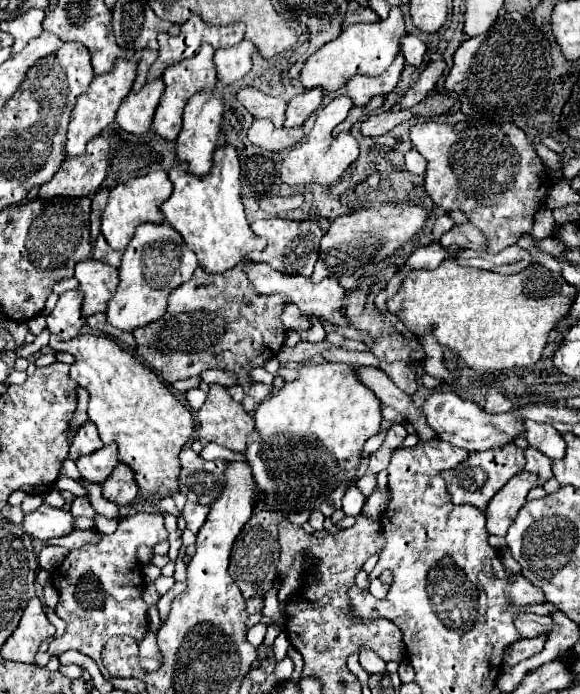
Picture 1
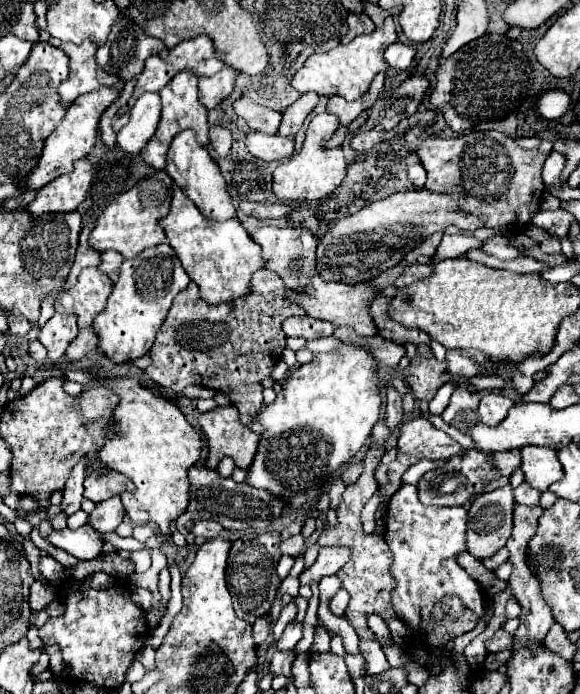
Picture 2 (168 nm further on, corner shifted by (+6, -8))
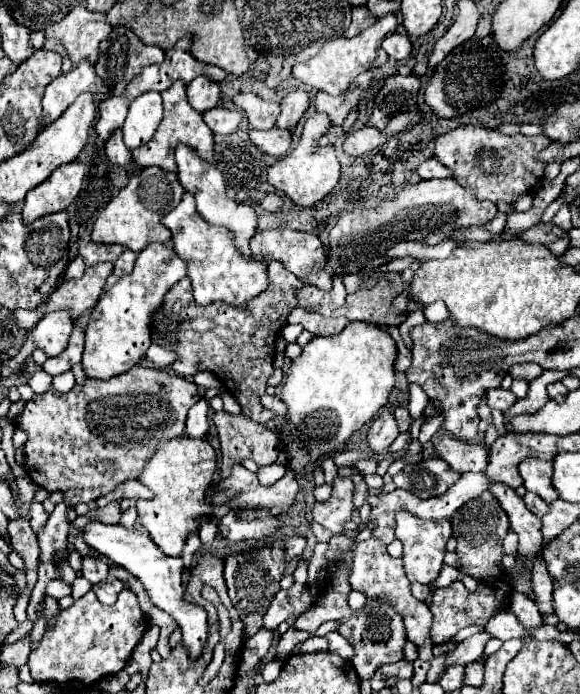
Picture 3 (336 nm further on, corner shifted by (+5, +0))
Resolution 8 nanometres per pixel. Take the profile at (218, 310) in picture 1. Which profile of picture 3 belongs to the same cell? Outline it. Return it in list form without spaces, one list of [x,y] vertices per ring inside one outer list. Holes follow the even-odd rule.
[[[269,263],[269,287],[247,301],[245,305],[233,307],[223,301],[211,305],[197,305],[191,293],[191,279],[183,277],[177,281],[169,293],[165,295],[163,309],[171,319],[181,319],[177,329],[177,343],[169,343],[161,335],[153,335],[153,341],[161,347],[173,349],[179,355],[179,361],[169,367],[171,373],[179,377],[193,377],[197,371],[211,371],[219,377],[223,387],[241,403],[243,415],[255,423],[267,423],[275,417],[273,411],[261,405],[261,395],[267,389],[267,379],[273,375],[273,355],[275,355],[275,339],[281,331],[281,325],[287,321],[287,315],[295,309],[291,305],[299,305],[309,311],[317,311],[323,317],[331,317],[337,307],[345,301],[345,287],[341,279],[333,281],[331,291],[321,291],[313,285],[299,281],[293,273],[277,265]]]

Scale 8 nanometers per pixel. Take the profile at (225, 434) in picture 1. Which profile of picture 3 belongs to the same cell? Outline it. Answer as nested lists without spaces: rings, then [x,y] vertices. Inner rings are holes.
[[[217,411],[213,415],[213,423],[217,427],[219,433],[219,441],[221,441],[221,477],[229,477],[231,469],[235,463],[245,461],[245,459],[253,459],[259,465],[273,465],[281,453],[281,443],[275,431],[267,429],[261,423],[249,421],[243,415],[231,415],[227,411]]]

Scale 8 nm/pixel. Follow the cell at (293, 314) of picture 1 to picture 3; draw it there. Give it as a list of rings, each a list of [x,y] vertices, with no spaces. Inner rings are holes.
[[[293,309],[287,317],[289,323],[303,325],[313,335],[337,335],[349,321],[347,317],[323,317],[319,313],[311,313],[307,309]]]

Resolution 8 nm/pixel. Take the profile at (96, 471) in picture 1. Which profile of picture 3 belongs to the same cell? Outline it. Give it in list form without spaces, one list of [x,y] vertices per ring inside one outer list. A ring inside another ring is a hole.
[[[125,481],[125,483],[117,485],[115,491],[107,493],[107,497],[101,497],[101,501],[97,501],[97,505],[105,507],[107,503],[121,501],[125,497],[131,497],[131,499],[153,499],[153,493],[139,481]]]

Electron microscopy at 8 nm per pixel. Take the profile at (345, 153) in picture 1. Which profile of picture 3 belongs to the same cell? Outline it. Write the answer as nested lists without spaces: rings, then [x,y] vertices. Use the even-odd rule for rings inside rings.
[[[317,113],[313,117],[309,117],[305,121],[299,145],[283,159],[275,161],[269,169],[267,169],[267,181],[269,185],[273,185],[275,189],[281,189],[295,205],[299,207],[311,207],[317,201],[321,201],[327,193],[333,191],[333,187],[339,181],[339,161],[335,157],[335,149],[333,147],[319,147],[319,139],[327,133],[327,129],[331,127],[329,117],[323,113]]]

